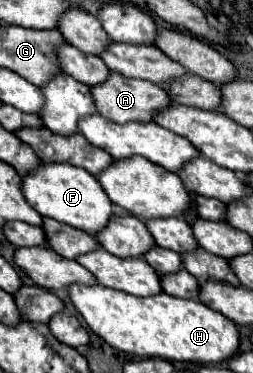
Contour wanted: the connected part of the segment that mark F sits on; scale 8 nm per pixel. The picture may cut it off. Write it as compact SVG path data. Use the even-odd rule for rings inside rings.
M41 163L31 173L21 177L21 191L27 203L55 221L67 223L85 233L101 231L111 217L111 201L105 197L99 181L81 167L69 163Z

